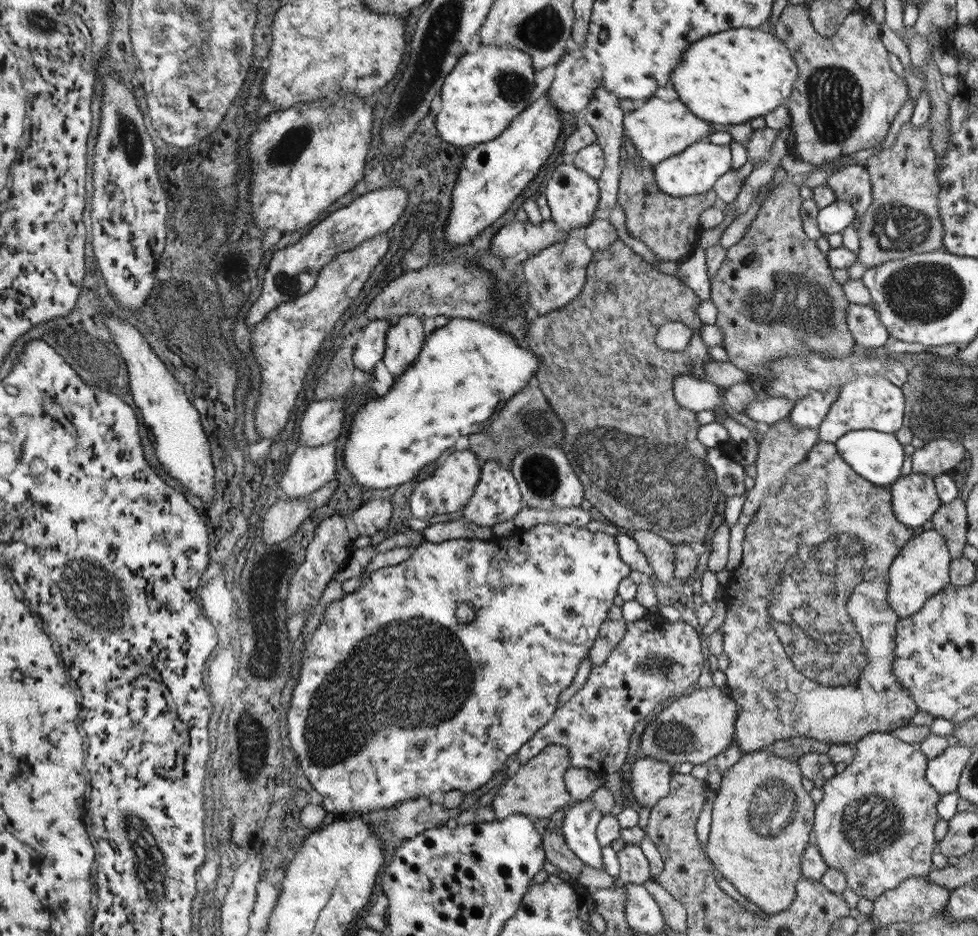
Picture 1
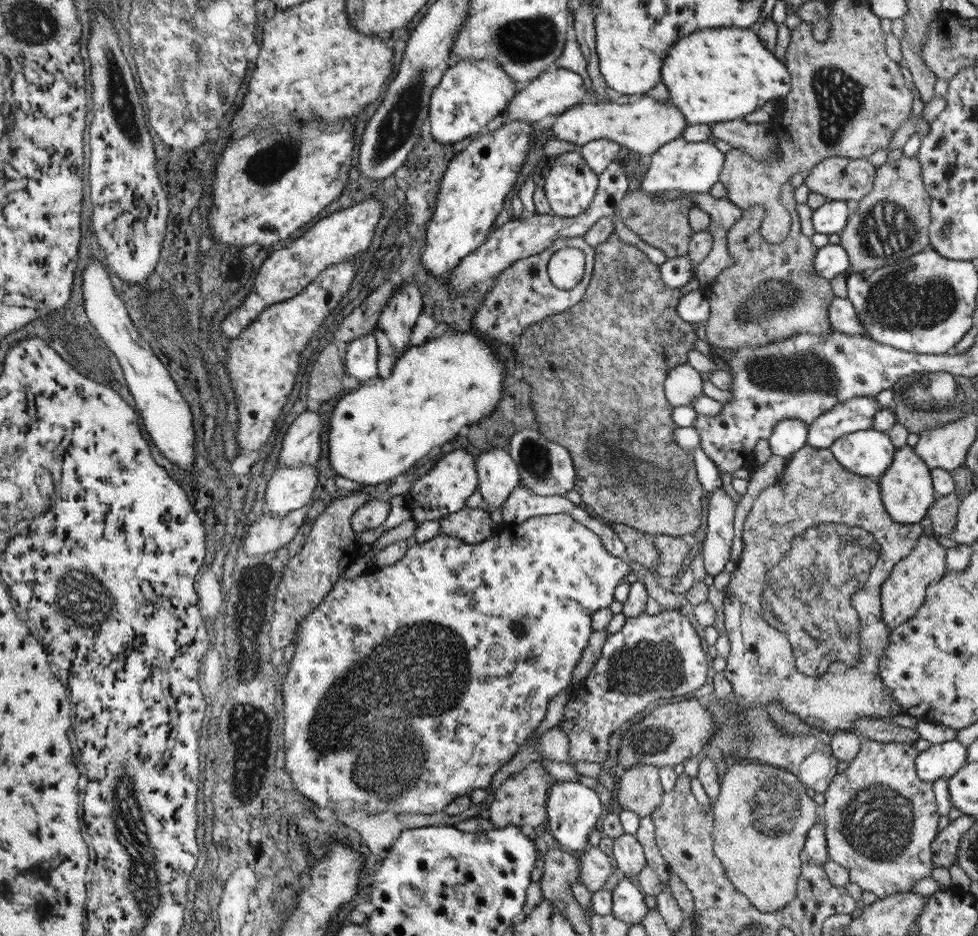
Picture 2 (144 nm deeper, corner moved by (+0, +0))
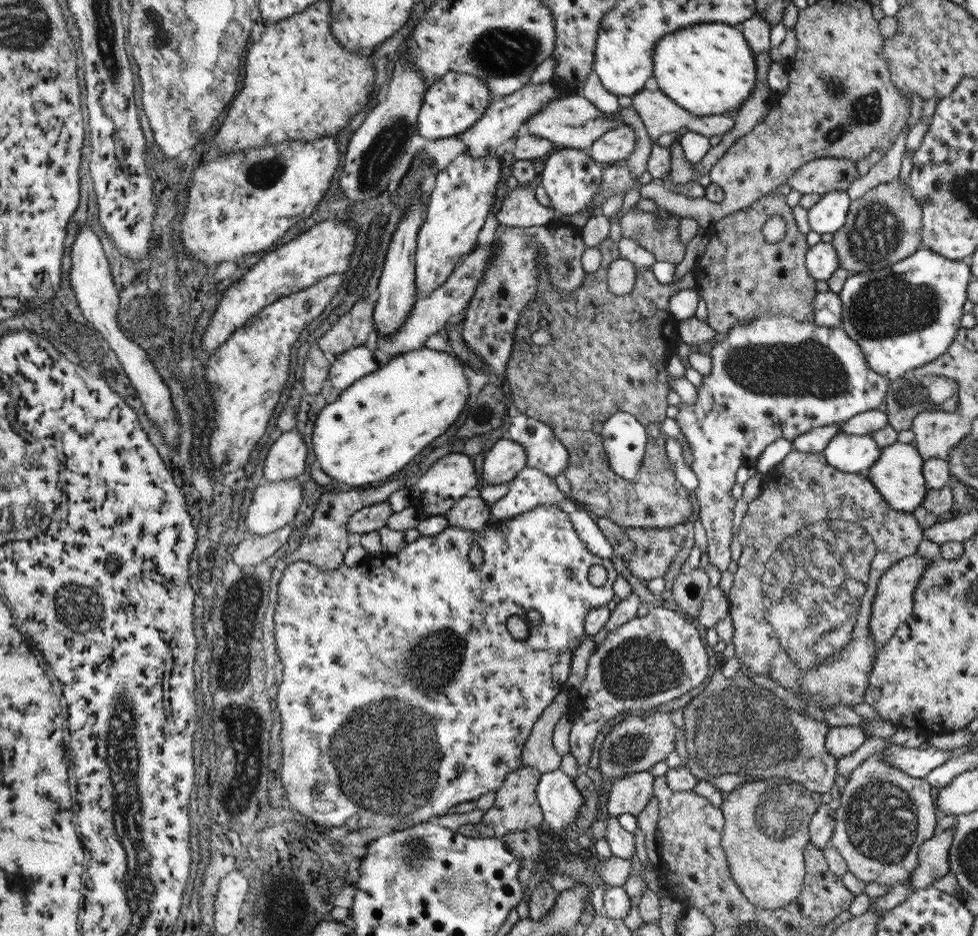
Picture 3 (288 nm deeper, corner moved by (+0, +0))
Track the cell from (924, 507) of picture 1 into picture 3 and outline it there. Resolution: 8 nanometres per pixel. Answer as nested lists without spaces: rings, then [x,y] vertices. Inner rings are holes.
[[[893,444],[883,448],[883,458],[875,464],[875,468],[867,470],[867,476],[881,492],[883,500],[897,512],[913,514],[925,500],[927,482],[923,478],[923,458],[919,458],[911,444]]]

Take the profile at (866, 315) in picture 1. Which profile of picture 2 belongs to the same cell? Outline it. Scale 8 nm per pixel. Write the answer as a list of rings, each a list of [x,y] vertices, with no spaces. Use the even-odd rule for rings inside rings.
[[[833,298],[831,300],[829,320],[831,320],[833,332],[841,332],[847,336],[869,336],[857,316],[855,306],[847,298]]]

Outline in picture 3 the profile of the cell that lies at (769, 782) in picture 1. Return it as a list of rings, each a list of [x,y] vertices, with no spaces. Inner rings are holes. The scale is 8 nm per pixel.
[[[779,776],[745,780],[745,784],[733,788],[719,806],[725,818],[721,846],[731,878],[743,892],[743,898],[759,910],[787,908],[787,904],[799,896],[807,822],[815,816],[815,802],[809,800],[809,792],[803,788],[805,786]]]

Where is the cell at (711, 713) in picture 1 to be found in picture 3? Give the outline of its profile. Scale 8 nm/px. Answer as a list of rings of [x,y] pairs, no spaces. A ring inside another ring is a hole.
[[[655,712],[647,714],[647,718],[627,718],[619,722],[603,740],[599,750],[599,772],[603,780],[619,780],[631,772],[651,770],[657,762],[665,762],[671,752],[675,752],[675,736],[681,728],[677,728],[669,720],[671,712]]]

